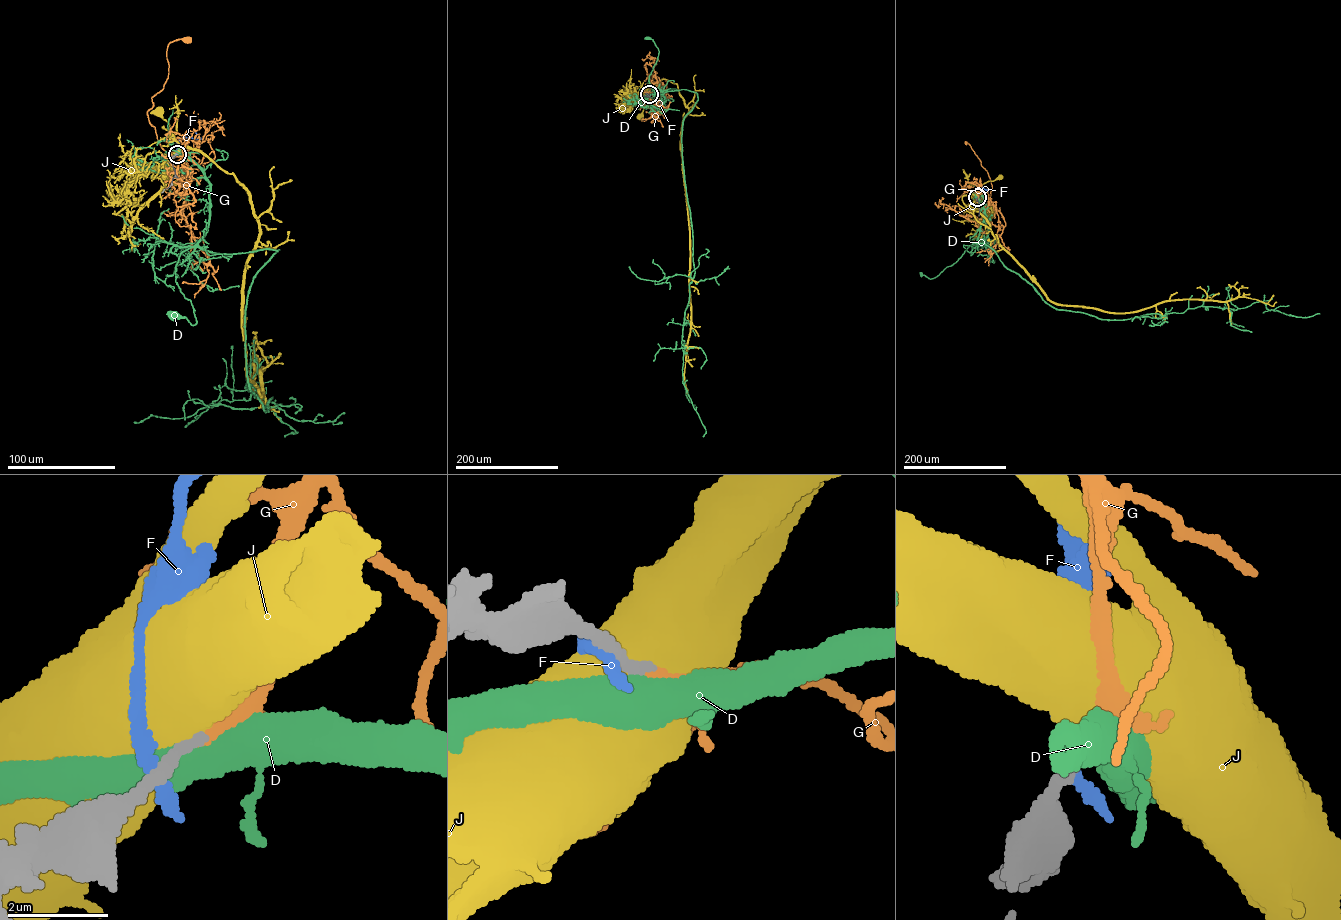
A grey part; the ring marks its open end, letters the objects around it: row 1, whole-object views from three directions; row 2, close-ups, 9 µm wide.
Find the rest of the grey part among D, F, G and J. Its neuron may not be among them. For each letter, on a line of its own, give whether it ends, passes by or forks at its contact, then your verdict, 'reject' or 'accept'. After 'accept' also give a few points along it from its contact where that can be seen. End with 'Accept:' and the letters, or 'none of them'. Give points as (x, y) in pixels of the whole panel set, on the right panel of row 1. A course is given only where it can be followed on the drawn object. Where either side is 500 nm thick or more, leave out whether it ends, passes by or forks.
D: reject
F: it ends | reject
G: it ends | accept | via (977, 197), (976, 192), (989, 198), (991, 180), (966, 143)
J: reject
Accept: G

